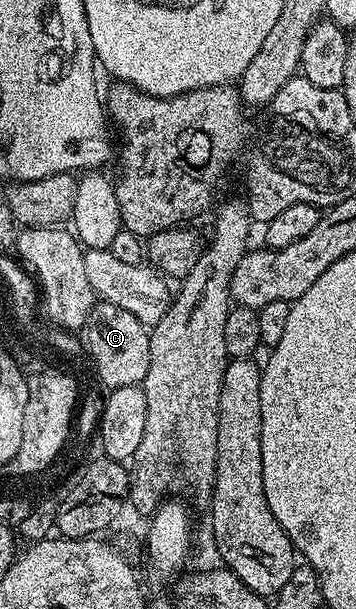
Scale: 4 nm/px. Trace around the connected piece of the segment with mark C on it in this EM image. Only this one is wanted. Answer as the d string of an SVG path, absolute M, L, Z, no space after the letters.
M95 301L92 312L84 327L84 346L88 358L94 361L94 370L100 381L106 385L107 391L125 386L141 386L148 372L148 356L150 355L150 335L147 323L136 320L132 312L124 312L116 304Z

